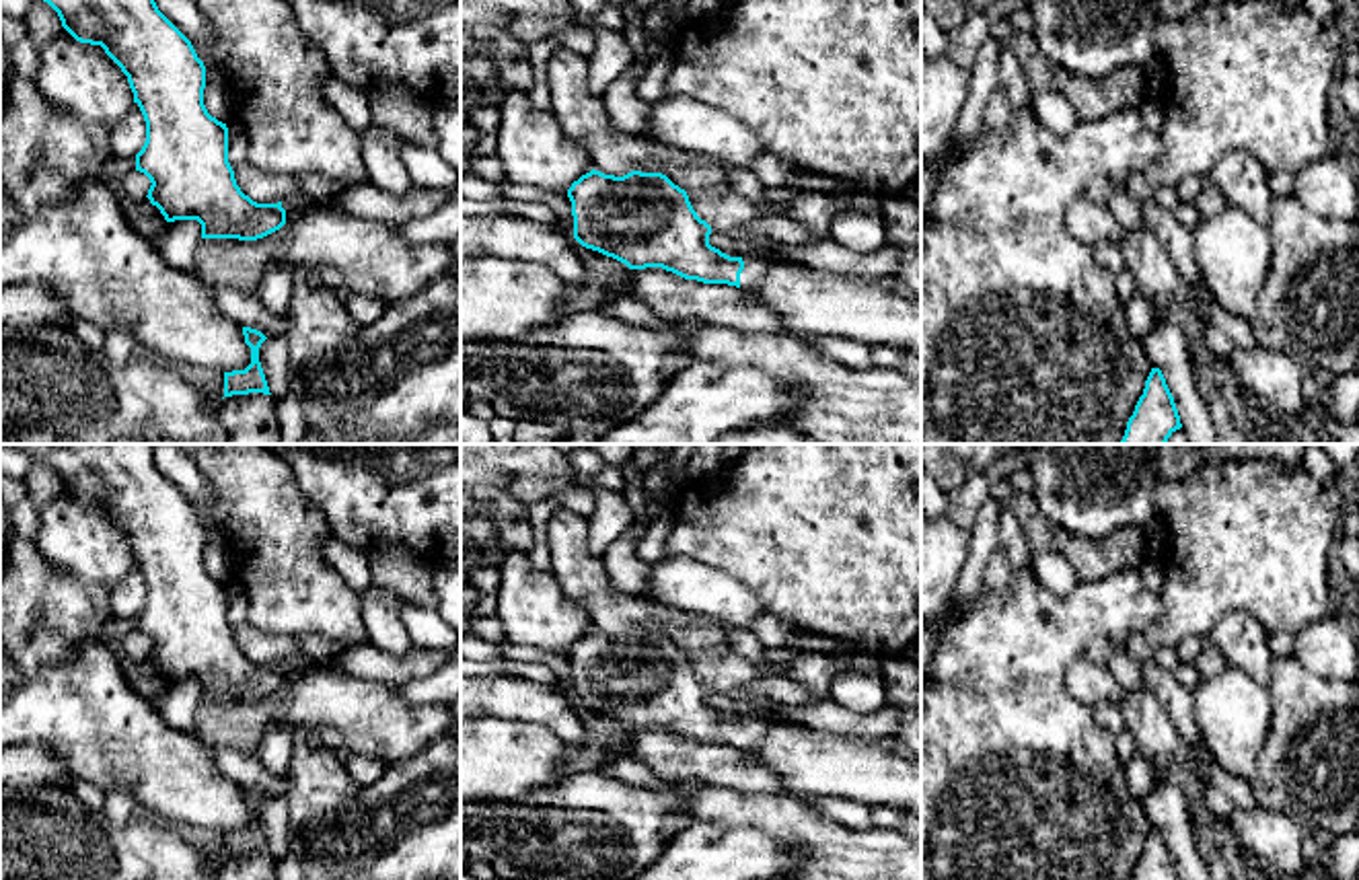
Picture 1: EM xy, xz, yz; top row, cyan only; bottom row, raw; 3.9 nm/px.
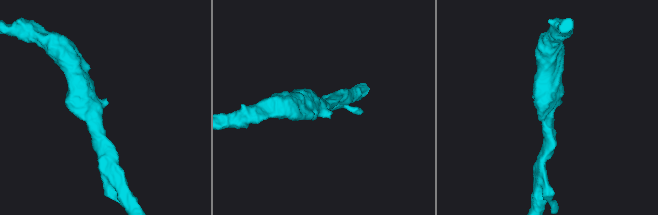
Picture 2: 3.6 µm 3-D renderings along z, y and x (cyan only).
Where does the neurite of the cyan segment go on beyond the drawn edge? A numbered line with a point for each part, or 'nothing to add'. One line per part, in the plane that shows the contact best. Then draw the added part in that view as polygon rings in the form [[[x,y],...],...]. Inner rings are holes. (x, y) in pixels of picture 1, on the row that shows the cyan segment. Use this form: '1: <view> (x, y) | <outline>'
1: xz (755, 270) | [[[742,257],[744,269],[740,273],[740,288],[742,290],[752,290],[757,288],[763,278],[767,276],[769,269],[769,259],[767,257]]]

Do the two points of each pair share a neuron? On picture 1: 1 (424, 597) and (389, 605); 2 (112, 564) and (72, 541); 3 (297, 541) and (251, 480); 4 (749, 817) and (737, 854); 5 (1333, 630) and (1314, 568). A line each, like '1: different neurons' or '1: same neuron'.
1: different neurons
2: same neuron
3: same neuron
4: different neurons
5: different neurons

